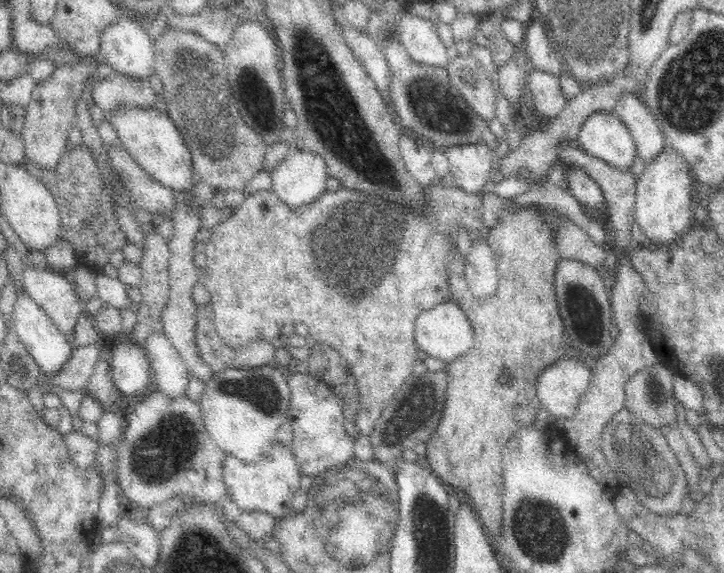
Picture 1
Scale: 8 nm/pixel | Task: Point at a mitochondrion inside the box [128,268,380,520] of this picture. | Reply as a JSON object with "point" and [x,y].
{"point":[170,446]}

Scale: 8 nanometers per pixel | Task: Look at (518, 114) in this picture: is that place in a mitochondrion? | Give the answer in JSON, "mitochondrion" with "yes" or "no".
{"mitochondrion":"no"}

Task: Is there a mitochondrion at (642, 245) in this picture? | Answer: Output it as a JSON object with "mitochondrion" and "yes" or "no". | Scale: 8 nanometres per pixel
{"mitochondrion":"no"}

